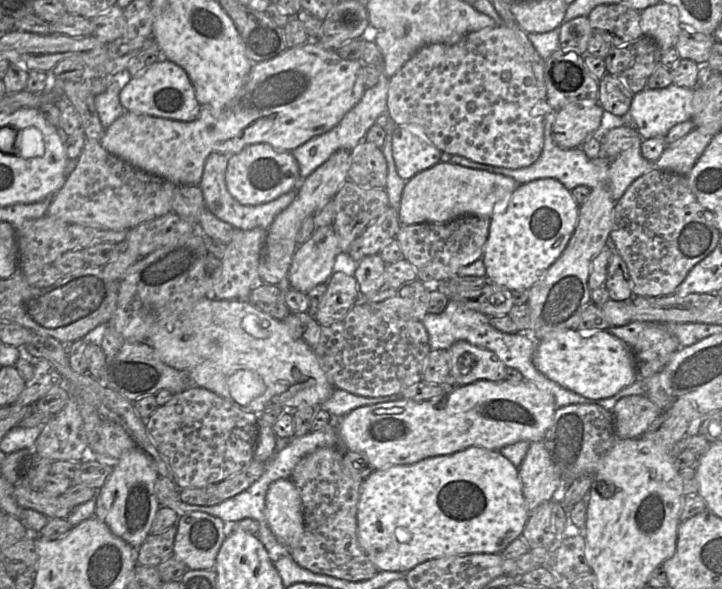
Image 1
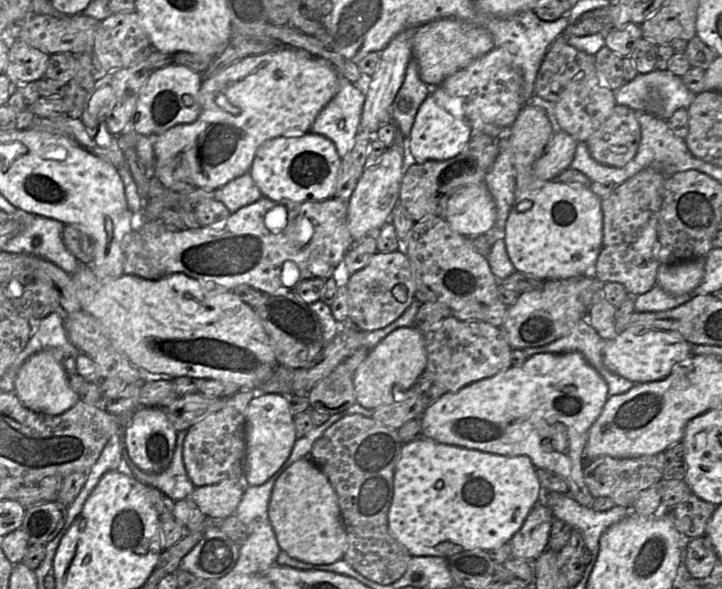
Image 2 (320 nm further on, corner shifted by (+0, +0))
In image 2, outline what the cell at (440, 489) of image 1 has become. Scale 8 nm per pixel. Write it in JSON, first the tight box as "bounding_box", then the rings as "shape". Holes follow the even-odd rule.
{"bounding_box":[388,438,543,558],"shape":[[[422,438],[402,445],[393,477],[393,499],[388,512],[388,529],[391,536],[402,544],[412,556],[438,556],[448,558],[462,551],[481,549],[489,551],[508,543],[522,527],[532,508],[541,500],[543,489],[537,476],[536,467],[527,455],[504,456],[474,449],[439,443]]]}

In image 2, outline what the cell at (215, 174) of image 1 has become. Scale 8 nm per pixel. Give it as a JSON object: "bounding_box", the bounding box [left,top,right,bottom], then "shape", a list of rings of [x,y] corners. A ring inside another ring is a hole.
{"bounding_box":[215,173,263,213],"shape":[[[249,173],[239,176],[215,191],[215,200],[223,203],[231,213],[255,203],[263,197]]]}

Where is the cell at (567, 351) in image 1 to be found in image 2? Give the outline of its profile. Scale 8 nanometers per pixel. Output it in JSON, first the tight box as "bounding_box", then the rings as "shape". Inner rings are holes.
{"bounding_box":[603,329,692,384],"shape":[[[650,329],[644,332],[620,331],[613,339],[606,340],[603,349],[605,366],[615,374],[636,384],[658,381],[667,377],[673,368],[692,355],[692,345],[676,331]]]}

